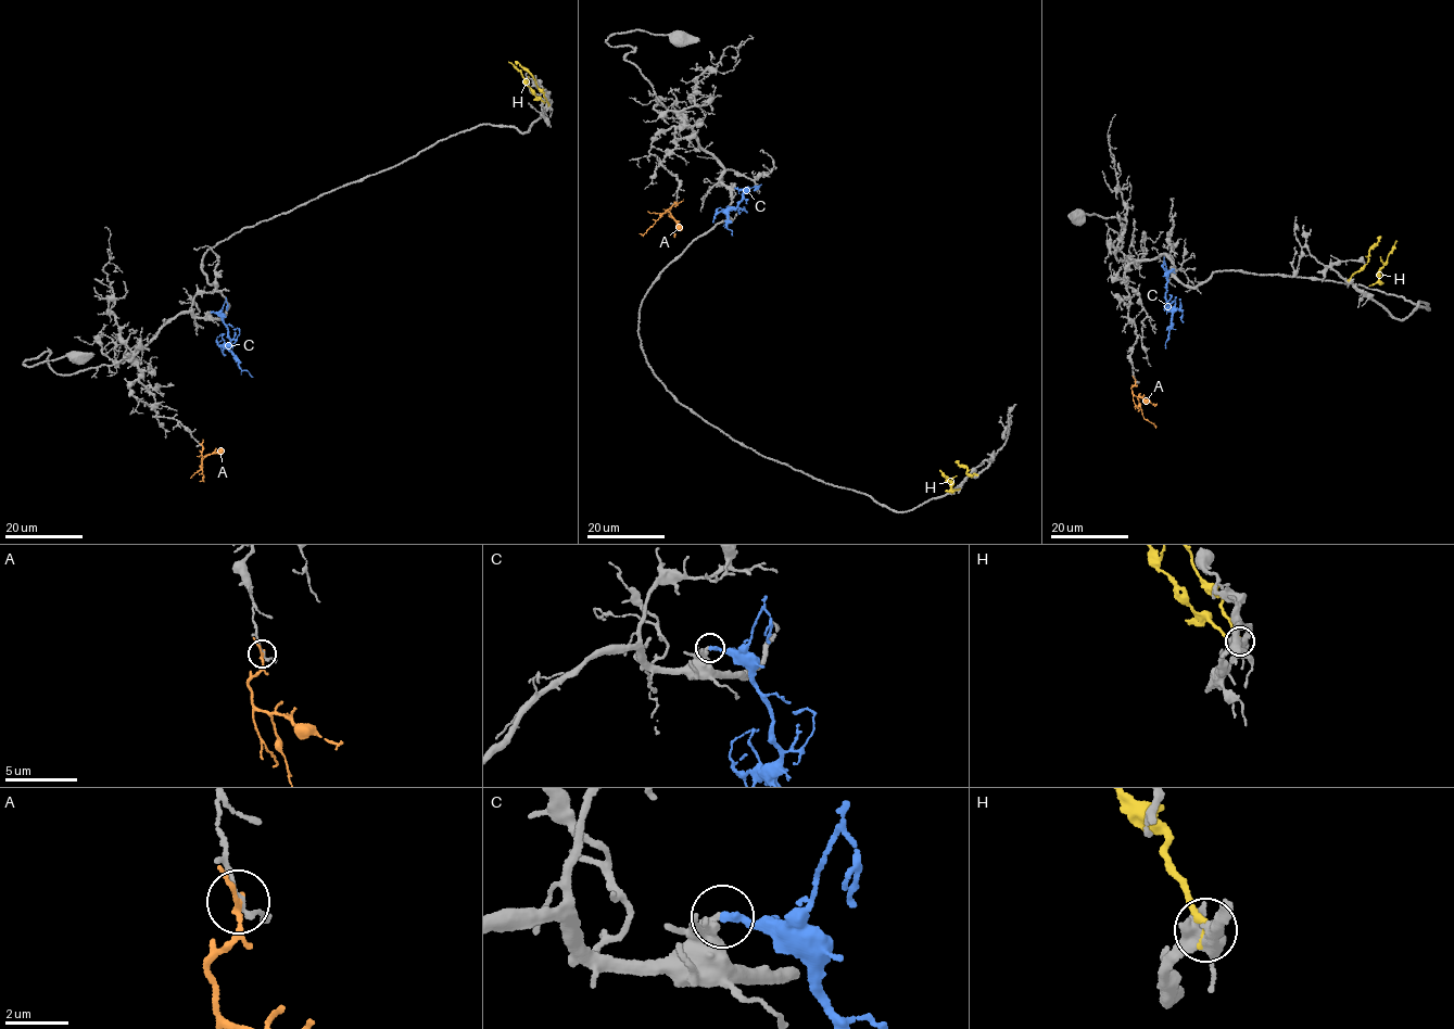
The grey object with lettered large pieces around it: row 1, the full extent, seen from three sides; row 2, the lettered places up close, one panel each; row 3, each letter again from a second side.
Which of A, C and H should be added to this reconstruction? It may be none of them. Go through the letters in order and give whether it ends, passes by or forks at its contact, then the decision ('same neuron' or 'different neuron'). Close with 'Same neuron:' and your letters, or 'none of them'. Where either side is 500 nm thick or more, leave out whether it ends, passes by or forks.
A: it passes by; different neuron
C: it passes by; same neuron
H: it ends there; different neuron
Same neuron: C

